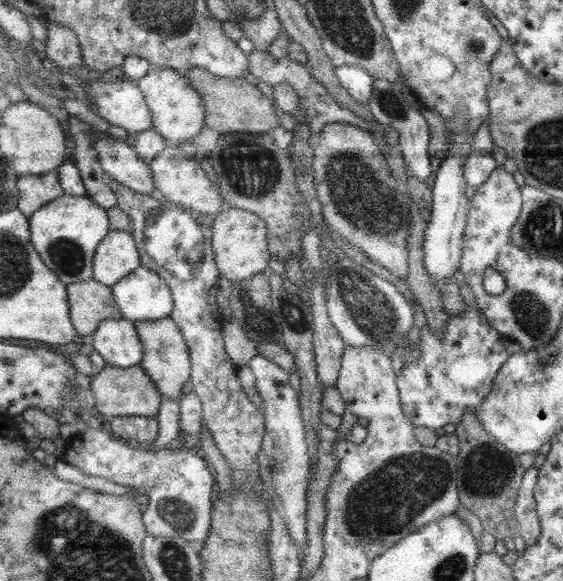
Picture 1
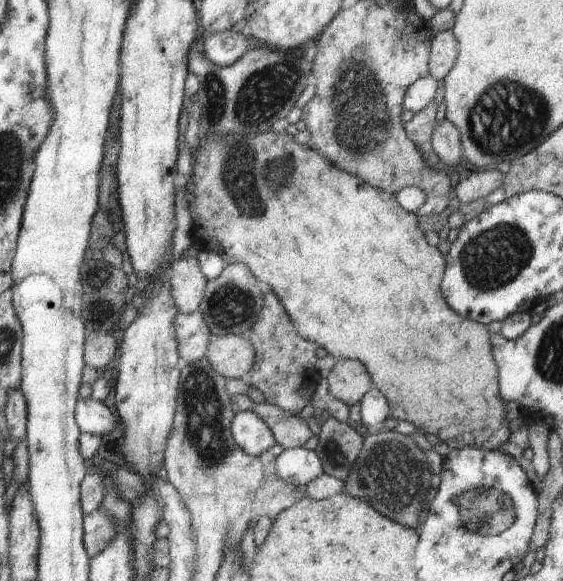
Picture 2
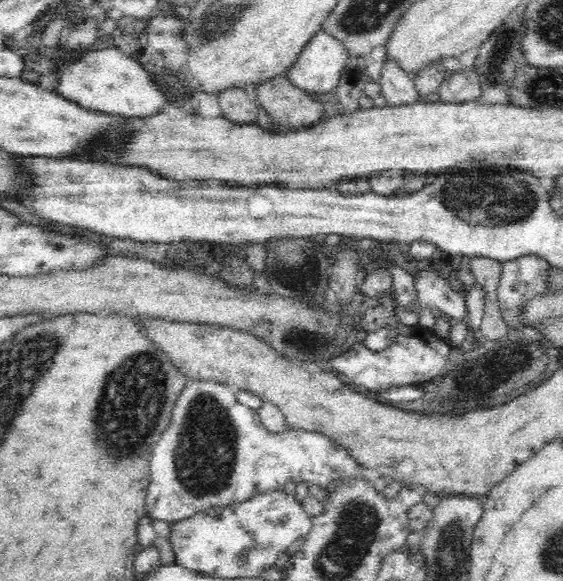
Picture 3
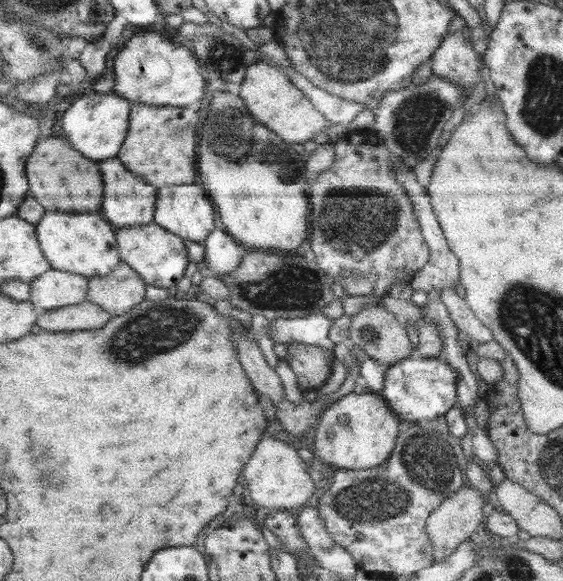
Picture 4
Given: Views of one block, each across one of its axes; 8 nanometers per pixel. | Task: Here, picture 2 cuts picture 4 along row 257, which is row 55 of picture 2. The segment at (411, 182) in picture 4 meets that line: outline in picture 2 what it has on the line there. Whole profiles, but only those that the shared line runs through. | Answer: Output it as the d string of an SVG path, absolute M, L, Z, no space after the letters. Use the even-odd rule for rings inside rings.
M452 29L434 35L430 54L430 75L441 82L453 70L459 58L459 40Z

